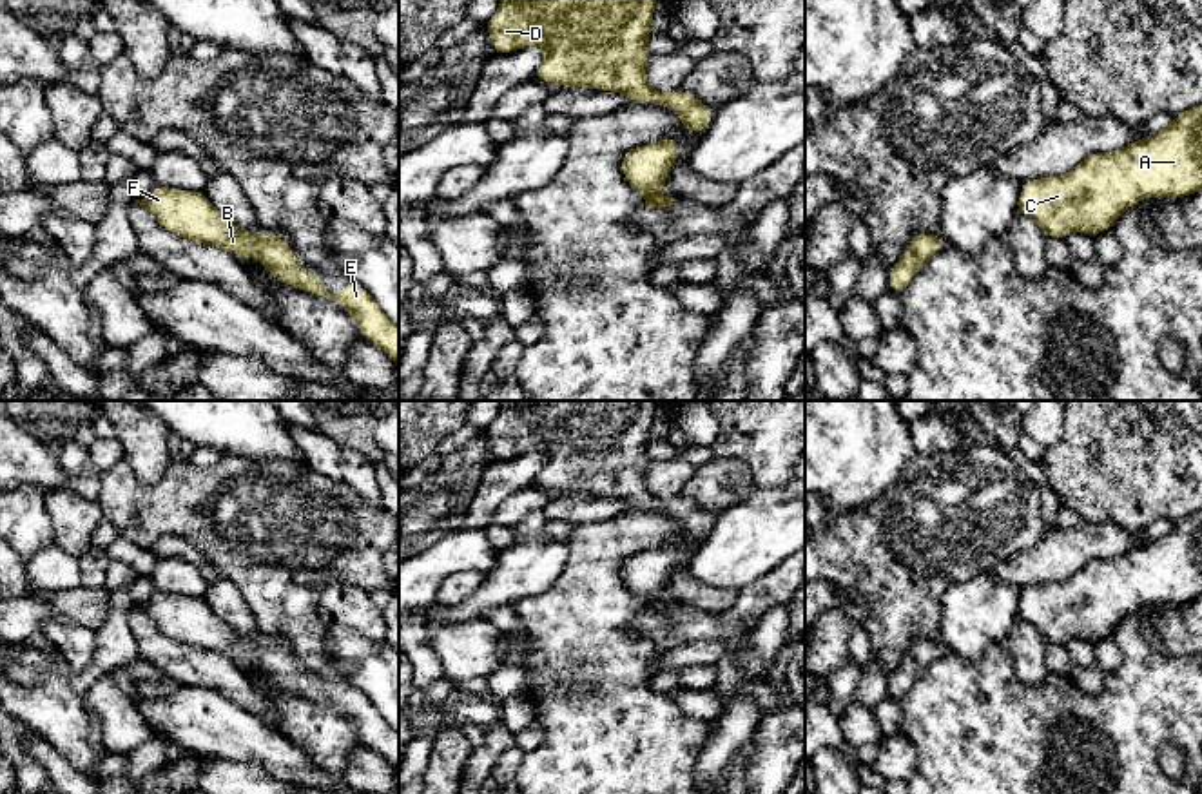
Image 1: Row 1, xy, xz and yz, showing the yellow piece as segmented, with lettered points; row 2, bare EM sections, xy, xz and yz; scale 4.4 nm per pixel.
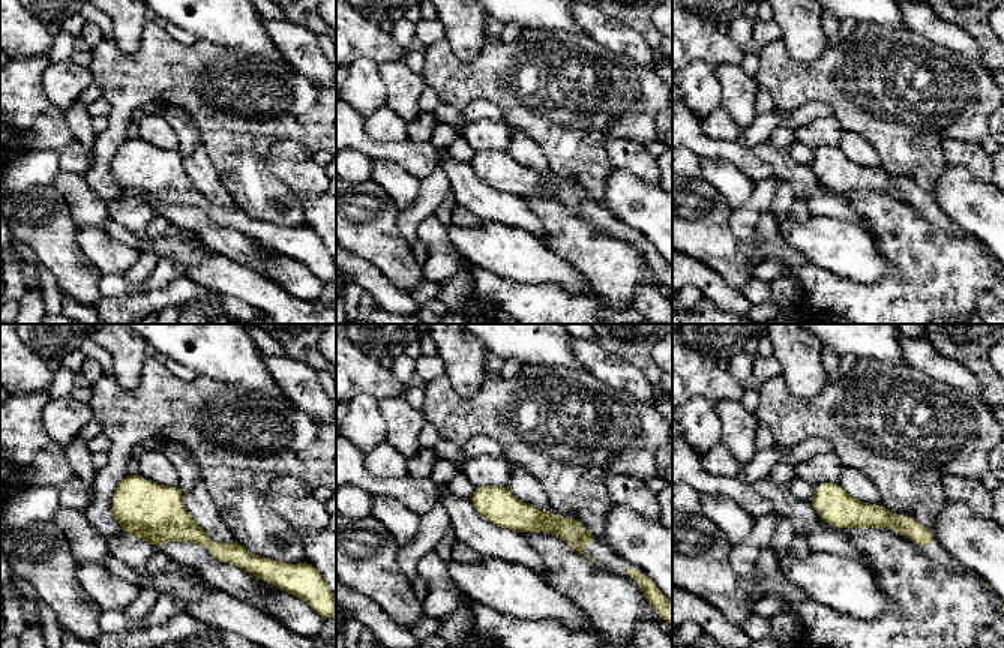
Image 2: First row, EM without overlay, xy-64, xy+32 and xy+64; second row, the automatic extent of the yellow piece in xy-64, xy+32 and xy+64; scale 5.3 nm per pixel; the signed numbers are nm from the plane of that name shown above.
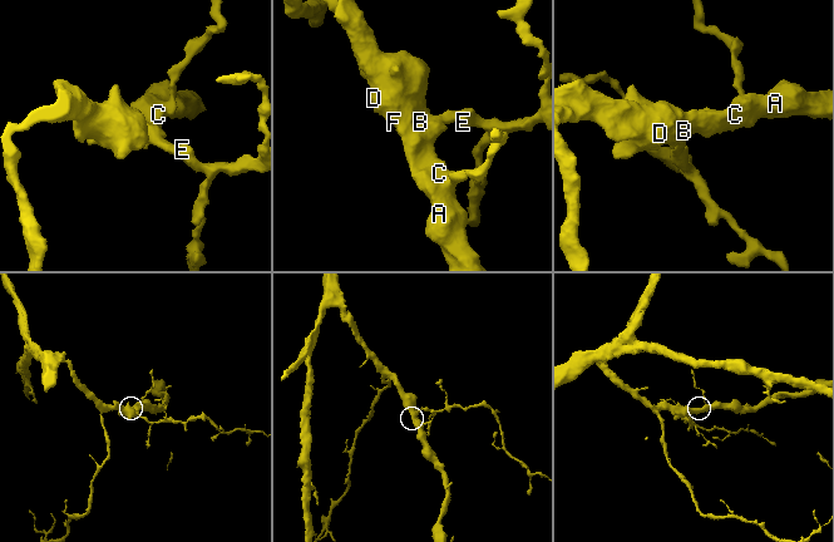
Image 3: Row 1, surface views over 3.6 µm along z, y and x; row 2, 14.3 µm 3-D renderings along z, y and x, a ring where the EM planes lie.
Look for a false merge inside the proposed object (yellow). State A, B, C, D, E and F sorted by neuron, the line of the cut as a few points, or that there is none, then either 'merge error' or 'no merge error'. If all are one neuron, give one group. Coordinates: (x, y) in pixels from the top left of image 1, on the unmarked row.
A B C D E F | no cut | no merge error

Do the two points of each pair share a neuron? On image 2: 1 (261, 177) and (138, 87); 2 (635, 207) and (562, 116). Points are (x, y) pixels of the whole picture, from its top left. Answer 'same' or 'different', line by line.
1: same
2: different

